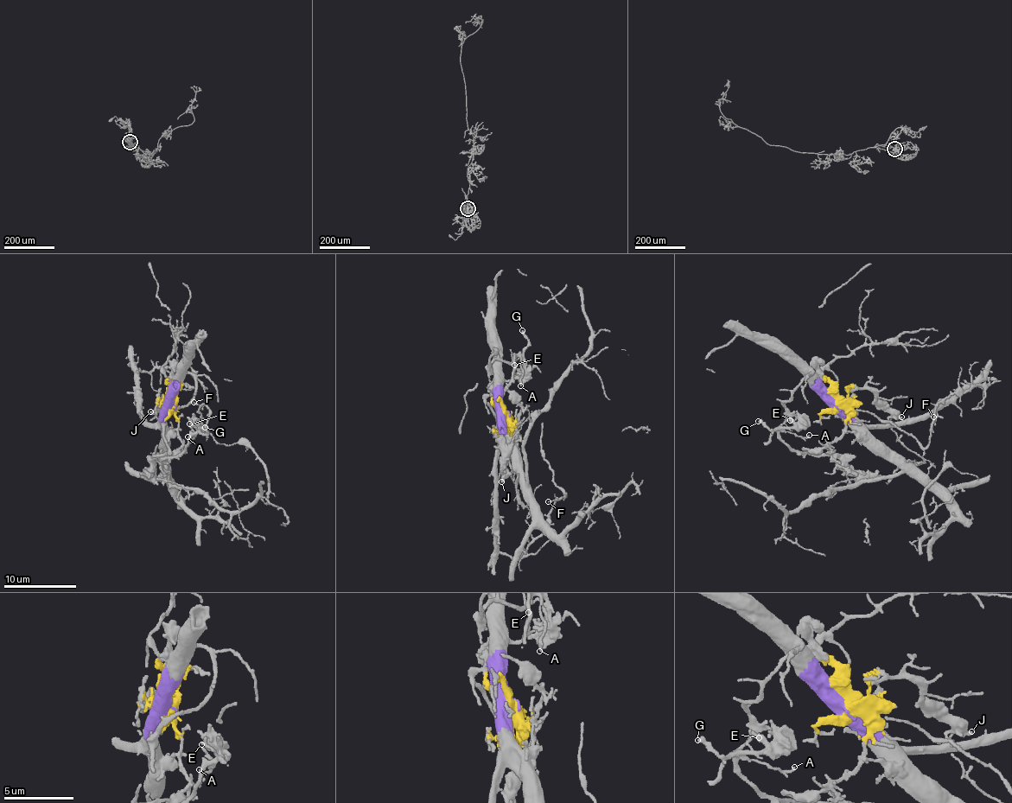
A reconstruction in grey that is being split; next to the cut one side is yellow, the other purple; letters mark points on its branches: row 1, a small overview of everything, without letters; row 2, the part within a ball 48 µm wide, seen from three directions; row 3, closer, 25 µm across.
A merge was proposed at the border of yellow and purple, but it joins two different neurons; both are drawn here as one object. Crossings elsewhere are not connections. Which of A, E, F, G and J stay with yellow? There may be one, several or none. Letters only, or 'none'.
A, E, G, J

